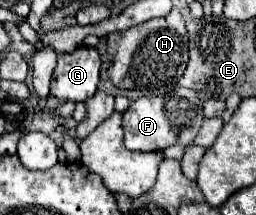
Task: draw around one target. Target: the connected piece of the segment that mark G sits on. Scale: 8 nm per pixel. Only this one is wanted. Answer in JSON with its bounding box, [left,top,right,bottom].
[50,45,100,101]

